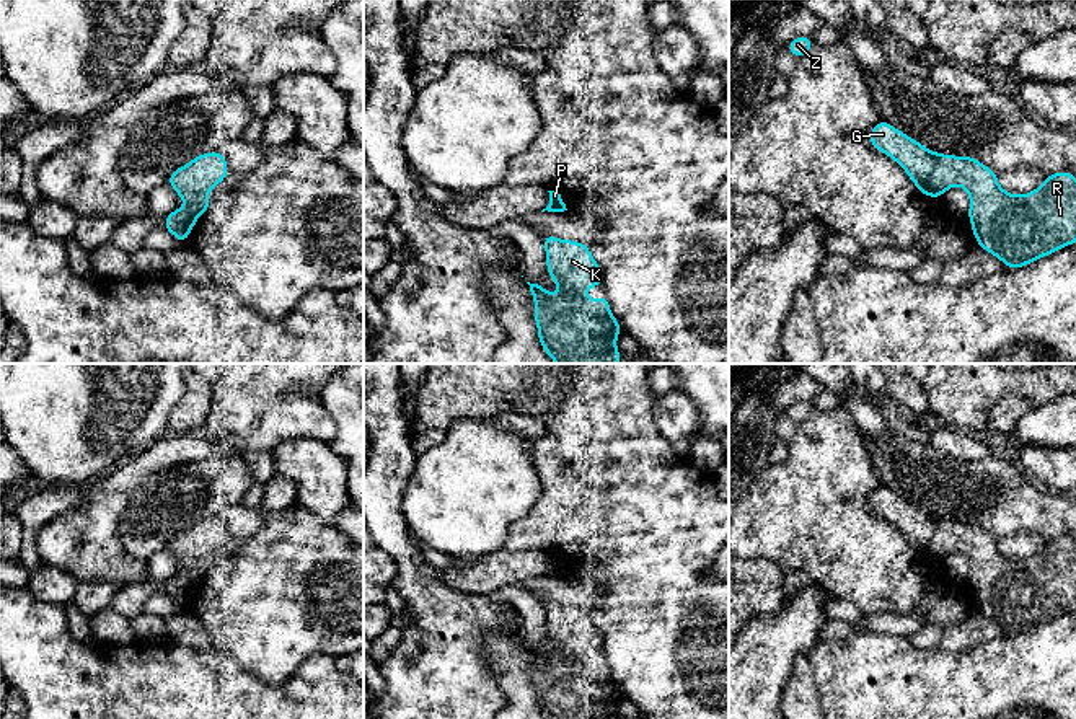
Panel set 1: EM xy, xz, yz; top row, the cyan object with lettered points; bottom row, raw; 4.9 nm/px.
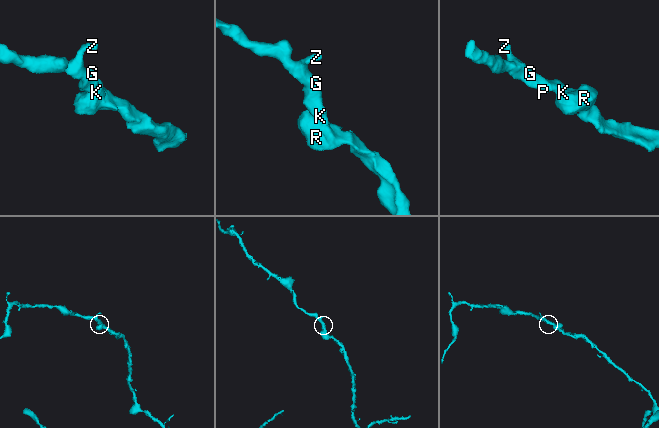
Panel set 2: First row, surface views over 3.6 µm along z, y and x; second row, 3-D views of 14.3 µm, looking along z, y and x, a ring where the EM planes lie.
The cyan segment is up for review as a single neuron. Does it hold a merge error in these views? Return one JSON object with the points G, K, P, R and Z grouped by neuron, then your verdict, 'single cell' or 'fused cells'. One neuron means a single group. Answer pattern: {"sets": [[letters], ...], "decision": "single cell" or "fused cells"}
{"sets": [["G", "K", "P", "R", "Z"]], "decision": "single cell"}

